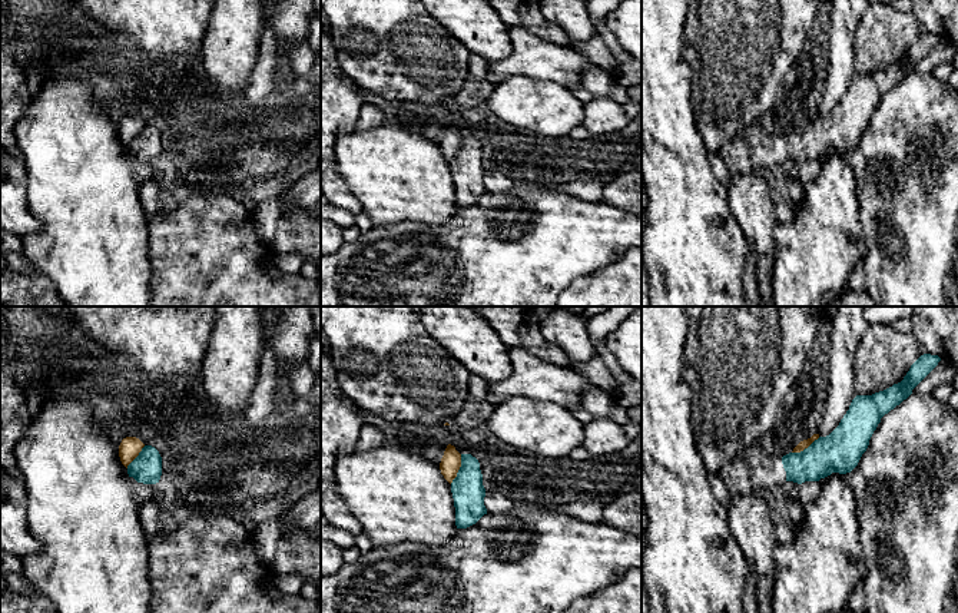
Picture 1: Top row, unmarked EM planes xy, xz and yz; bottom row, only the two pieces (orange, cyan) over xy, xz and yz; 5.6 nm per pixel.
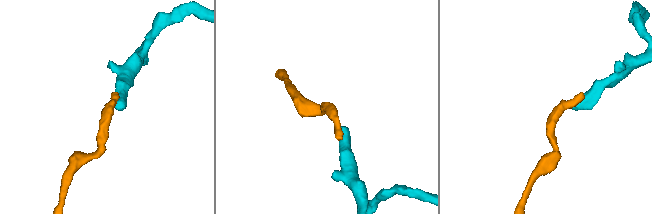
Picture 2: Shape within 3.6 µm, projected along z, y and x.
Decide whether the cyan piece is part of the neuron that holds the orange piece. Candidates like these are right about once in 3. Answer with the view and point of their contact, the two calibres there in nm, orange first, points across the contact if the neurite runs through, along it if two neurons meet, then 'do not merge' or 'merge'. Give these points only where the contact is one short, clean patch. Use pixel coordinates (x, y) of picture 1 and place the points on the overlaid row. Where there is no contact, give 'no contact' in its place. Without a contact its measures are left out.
xz (458, 469) | 120/180 nm | along xz (461, 454), (461, 466), (450, 483) | do not merge

